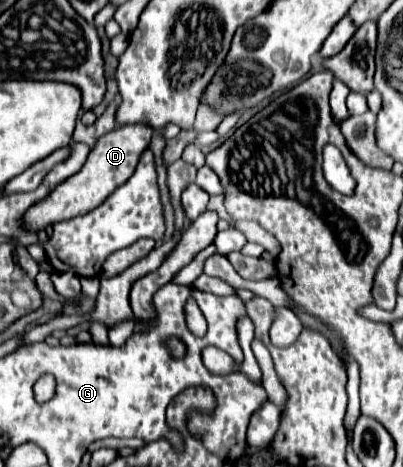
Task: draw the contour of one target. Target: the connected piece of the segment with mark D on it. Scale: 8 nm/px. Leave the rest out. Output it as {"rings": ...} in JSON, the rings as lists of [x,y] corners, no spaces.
{"rings":[[[138,123],[138,125],[118,127],[118,129],[102,135],[96,141],[94,149],[90,151],[86,165],[76,175],[72,175],[70,179],[60,183],[54,189],[54,193],[50,193],[44,201],[40,201],[40,203],[36,203],[34,207],[28,209],[28,213],[24,217],[26,227],[30,227],[32,231],[38,231],[38,229],[44,229],[52,223],[84,215],[84,213],[96,209],[98,205],[102,205],[114,189],[118,189],[126,179],[130,179],[130,175],[134,173],[134,169],[138,165],[140,155],[150,145],[152,133],[154,133],[154,129],[148,123]]]}

